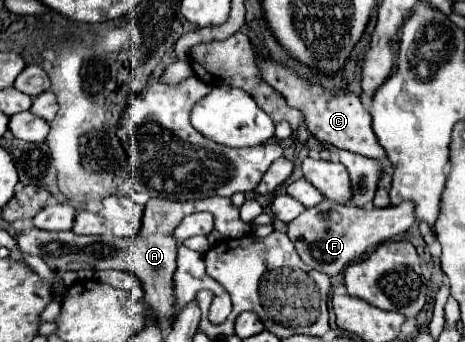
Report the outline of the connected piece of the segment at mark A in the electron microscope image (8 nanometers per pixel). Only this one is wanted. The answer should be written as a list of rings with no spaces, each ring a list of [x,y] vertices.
[[[215,196],[215,198],[201,198],[201,200],[187,200],[175,202],[167,198],[151,198],[145,204],[143,226],[135,240],[131,238],[117,238],[113,234],[103,236],[77,236],[73,232],[45,232],[39,228],[25,230],[17,236],[17,244],[23,252],[35,254],[43,258],[43,262],[55,272],[67,270],[127,270],[133,272],[143,286],[145,304],[151,306],[151,316],[159,326],[173,326],[175,322],[175,258],[177,258],[177,242],[173,238],[175,226],[181,222],[183,216],[193,212],[212,212],[215,216],[215,229],[224,238],[239,238],[251,232],[251,226],[239,217],[239,209],[233,205],[229,198]]]

